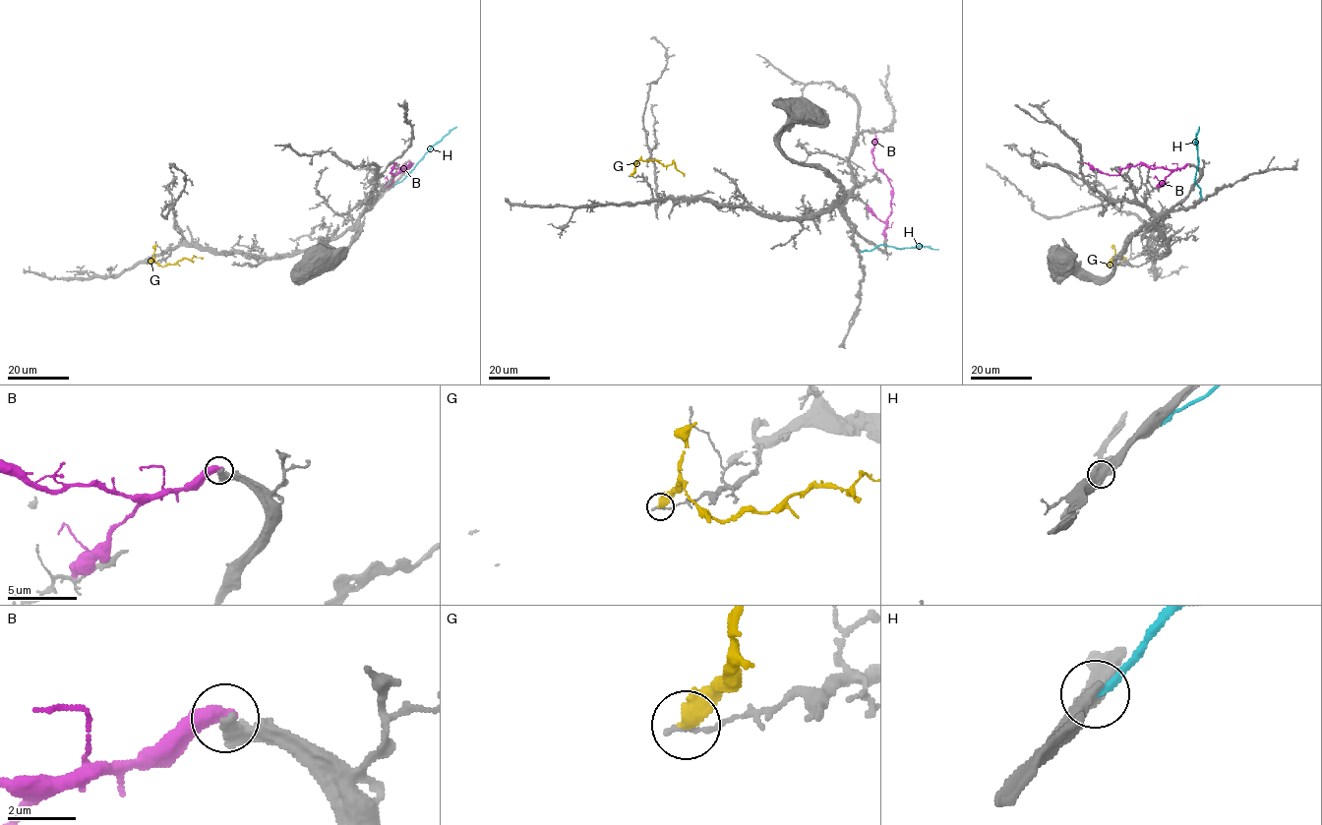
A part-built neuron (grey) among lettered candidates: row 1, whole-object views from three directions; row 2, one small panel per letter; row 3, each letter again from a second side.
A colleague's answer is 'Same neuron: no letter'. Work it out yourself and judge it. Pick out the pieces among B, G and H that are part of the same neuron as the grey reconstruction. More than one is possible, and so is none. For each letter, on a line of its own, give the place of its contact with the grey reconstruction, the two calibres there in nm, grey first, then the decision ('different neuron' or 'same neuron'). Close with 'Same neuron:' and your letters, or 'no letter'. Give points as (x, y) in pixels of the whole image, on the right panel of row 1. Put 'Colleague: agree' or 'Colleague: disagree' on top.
Colleague: agree
B: contact (1189, 164); calibres 600 and 500 nm; different neuron
G: contact (1125, 263); calibres 160 and 440 nm; different neuron
H: contact (1201, 199); calibres 360 and 240 nm; different neuron
Same neuron: no letter

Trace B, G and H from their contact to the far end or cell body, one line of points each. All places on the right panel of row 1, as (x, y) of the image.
B: (1189, 164), (1175, 169), (1150, 168), (1137, 164), (1112, 174), (1102, 173), (1084, 162)
G: (1125, 264), (1114, 258), (1110, 266), (1115, 259), (1112, 257), (1126, 258)
H: (1201, 199), (1200, 188), (1195, 183), (1198, 156), (1195, 137), (1199, 127)

